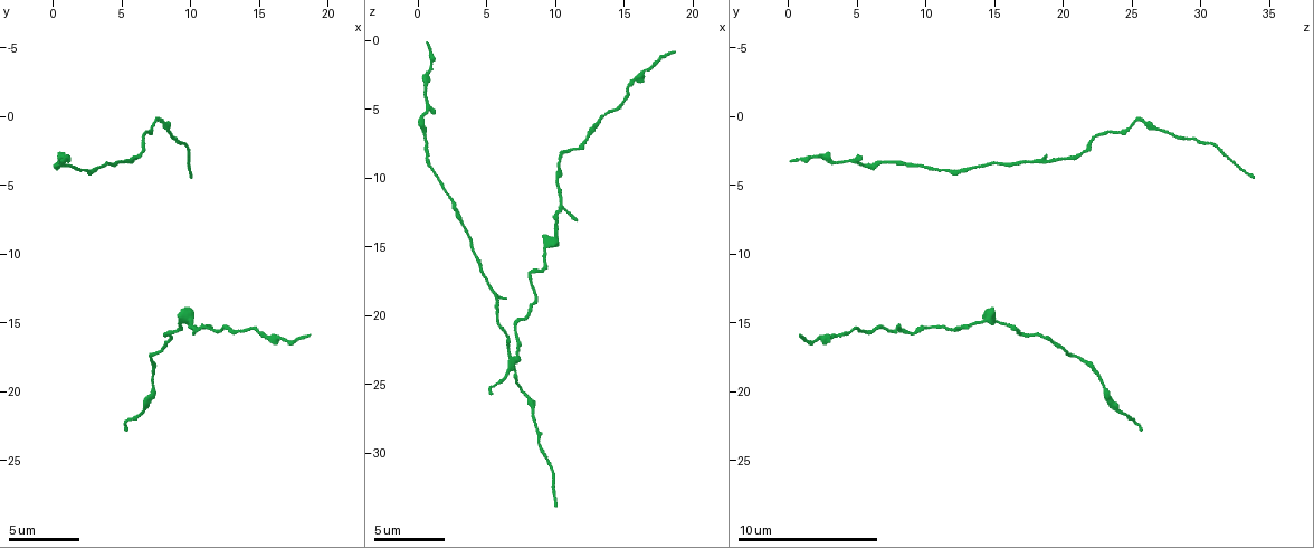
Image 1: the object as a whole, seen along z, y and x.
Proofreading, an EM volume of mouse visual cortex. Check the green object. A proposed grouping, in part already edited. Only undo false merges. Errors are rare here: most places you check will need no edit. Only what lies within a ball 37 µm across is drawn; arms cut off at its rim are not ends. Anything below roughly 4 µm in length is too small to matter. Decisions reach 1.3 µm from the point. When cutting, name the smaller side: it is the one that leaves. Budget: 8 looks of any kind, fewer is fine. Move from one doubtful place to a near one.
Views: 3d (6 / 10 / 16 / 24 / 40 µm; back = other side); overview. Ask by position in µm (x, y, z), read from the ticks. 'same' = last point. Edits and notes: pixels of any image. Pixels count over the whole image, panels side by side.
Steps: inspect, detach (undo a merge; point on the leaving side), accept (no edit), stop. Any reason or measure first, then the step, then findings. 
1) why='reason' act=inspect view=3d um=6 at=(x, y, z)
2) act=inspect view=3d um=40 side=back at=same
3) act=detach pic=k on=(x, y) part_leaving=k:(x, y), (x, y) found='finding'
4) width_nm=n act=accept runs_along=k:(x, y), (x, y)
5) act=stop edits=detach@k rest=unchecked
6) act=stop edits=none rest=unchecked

why='a narrow waist' act=inspect view=3d um=6 at=(7.2, 17.6, 21.0)

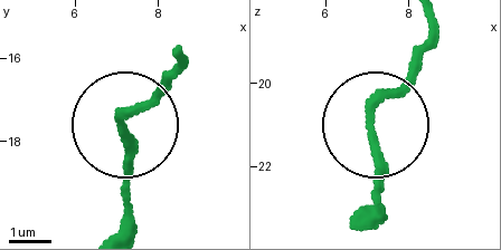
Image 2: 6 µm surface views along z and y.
act=inspect view=3d um=6 side=back at=(7.10, 17.55, 21.10)

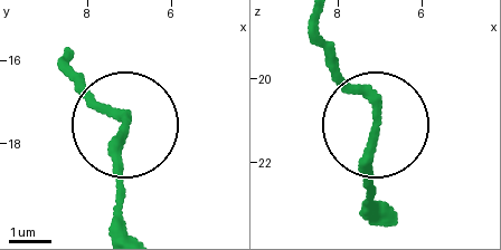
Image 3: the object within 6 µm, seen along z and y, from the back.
act=accept found='one neuron here'

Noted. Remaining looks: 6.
act=inspect view=3d um=10 at=(10.2, 15.0, 14.4)

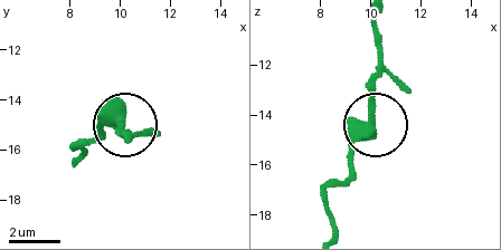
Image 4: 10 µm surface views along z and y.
width_nm=410 act=accept found='continuous, no second neuron'

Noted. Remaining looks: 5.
why='sudden change in width' act=inspect view=3d um=6 at=(7.4, 0.4, 25.2)

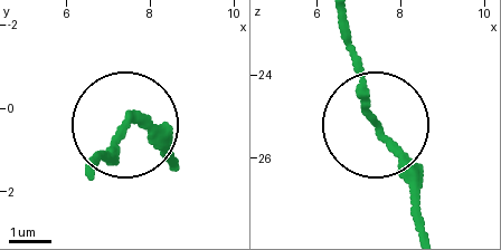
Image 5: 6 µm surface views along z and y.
act=accept runs_along=5:(92, 169), (131, 125), (170, 151) found='all the same neuron'

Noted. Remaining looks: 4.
why='sudden change in width' act=inspect view=3d um=16 at=(0.2, 3.6, 6.6)

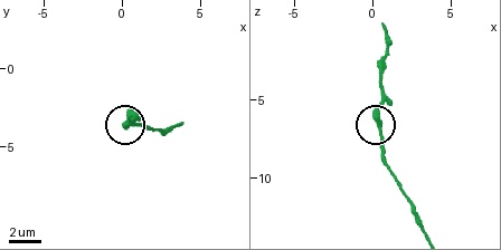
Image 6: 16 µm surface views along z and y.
width_nm=280 act=accept runs_along=6:(425, 231), (386, 160), (378, 119), (383, 85) found='all the same neuron'

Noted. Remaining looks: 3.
act=stop edits=none rest=unchecked

